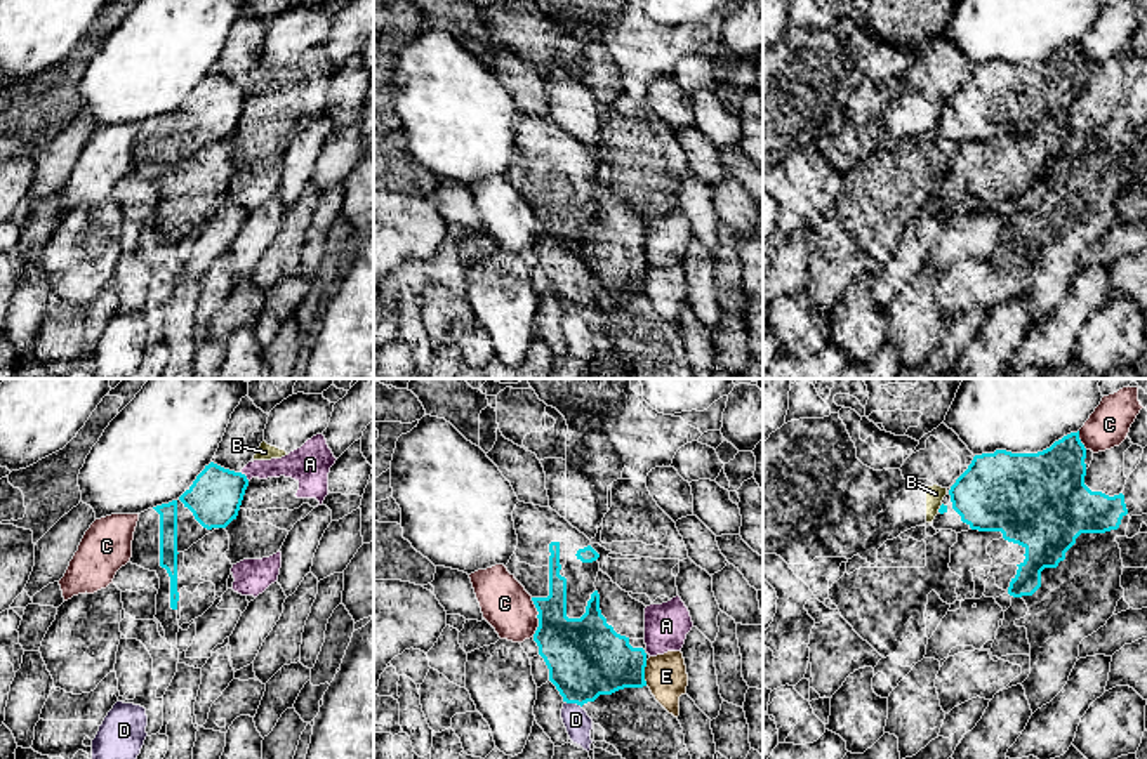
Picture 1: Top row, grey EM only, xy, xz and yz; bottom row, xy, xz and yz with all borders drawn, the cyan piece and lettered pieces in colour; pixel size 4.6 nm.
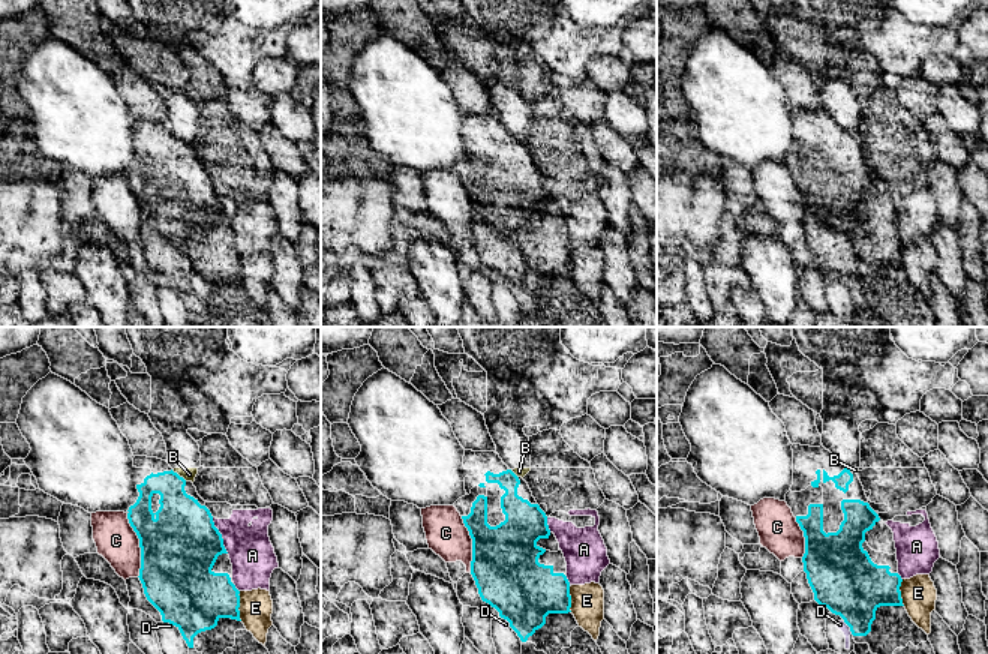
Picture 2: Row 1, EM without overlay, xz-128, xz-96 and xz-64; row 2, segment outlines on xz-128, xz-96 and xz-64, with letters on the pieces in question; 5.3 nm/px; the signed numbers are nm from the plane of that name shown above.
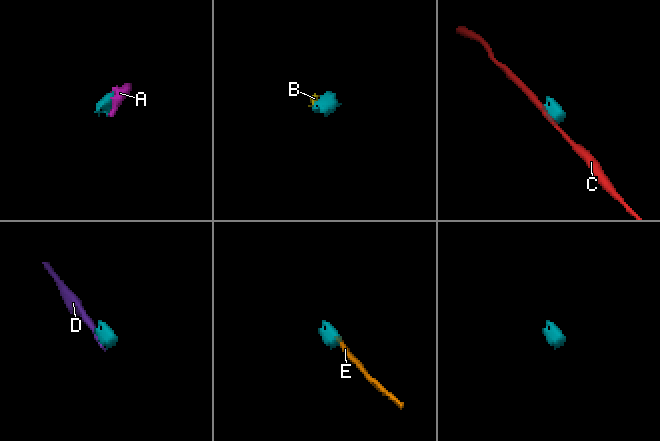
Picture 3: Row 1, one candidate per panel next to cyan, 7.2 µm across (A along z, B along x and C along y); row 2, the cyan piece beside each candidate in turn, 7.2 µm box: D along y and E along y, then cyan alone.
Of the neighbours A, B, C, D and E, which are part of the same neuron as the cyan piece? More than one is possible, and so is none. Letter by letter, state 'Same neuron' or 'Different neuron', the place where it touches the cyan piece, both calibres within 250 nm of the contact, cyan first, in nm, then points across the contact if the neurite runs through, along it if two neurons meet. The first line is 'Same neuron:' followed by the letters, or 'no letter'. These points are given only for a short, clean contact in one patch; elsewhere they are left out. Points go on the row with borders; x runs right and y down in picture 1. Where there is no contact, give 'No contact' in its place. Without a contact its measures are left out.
Same neuron: no letter
A: Different neuron. Touches cyan at xy (245, 476). Thickness 240 nm (cyan) against 140 nm
B: Different neuron. Touches cyan at yz (941, 508). Thickness 40 nm (cyan) against 90 nm. Boundary: yz (942, 504), (937, 511)
C: Different neuron. Touches cyan at xz (537, 617). Thickness 320 nm (cyan) against 220 nm
D: Different neuron. Touches cyan at xz (574, 702). Thickness 360 nm (cyan) against 120 nm. Boundary: xz (565, 700), (576, 702), (581, 707)
E: Different neuron. Touches cyan at xz (643, 673). Thickness 340 nm (cyan) against 190 nm. Boundary: xz (647, 660), (645, 685)

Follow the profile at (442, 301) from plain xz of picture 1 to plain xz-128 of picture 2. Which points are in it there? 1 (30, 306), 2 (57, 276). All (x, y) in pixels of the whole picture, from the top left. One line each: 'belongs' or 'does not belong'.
1: does not belong
2: belongs

